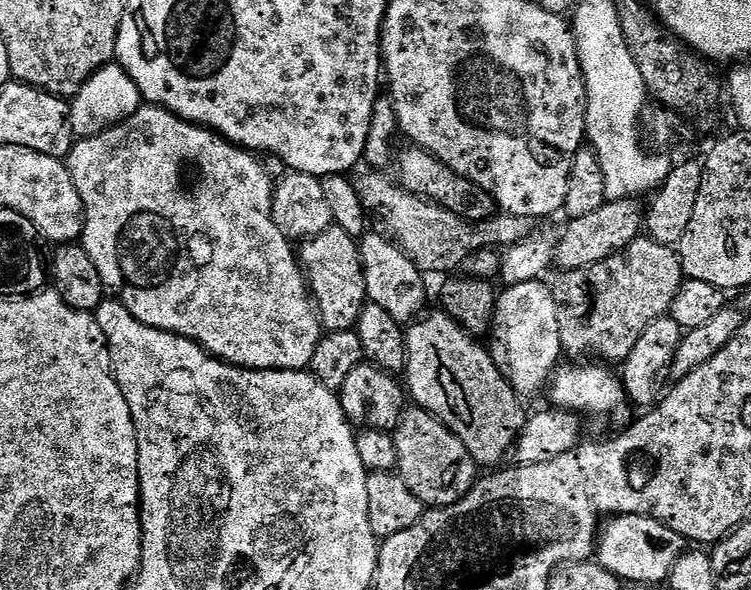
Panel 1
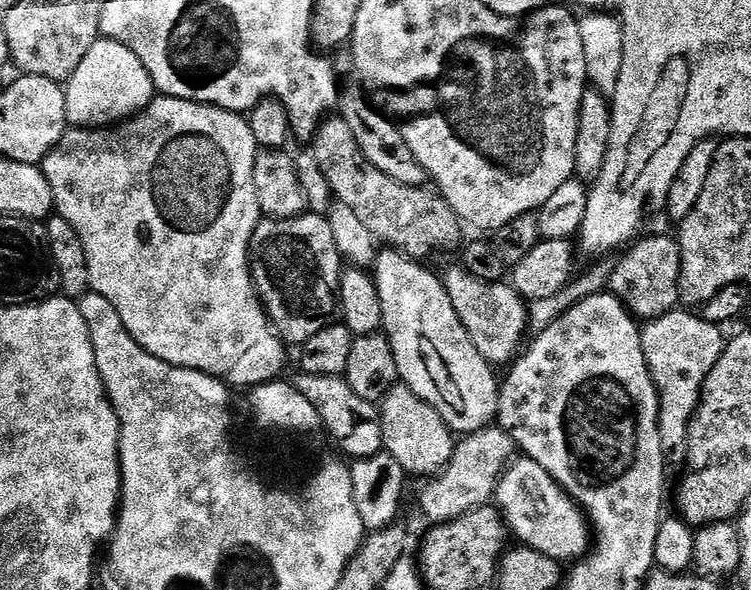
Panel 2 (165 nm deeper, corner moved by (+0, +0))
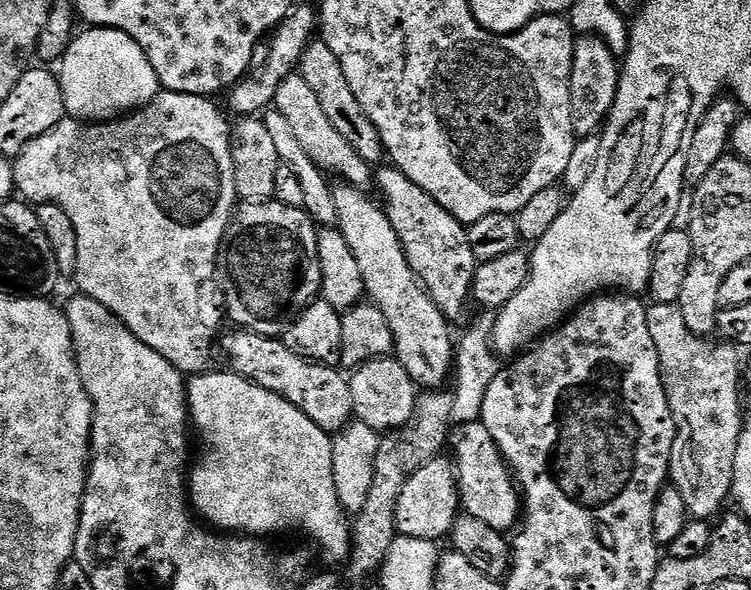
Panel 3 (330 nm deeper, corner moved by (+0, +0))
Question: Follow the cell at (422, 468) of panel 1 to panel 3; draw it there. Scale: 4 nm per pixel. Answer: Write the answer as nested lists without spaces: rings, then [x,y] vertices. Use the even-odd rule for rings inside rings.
[[[396,358],[372,360],[350,376],[350,394],[355,419],[375,432],[389,434],[410,425],[416,412],[418,385]]]

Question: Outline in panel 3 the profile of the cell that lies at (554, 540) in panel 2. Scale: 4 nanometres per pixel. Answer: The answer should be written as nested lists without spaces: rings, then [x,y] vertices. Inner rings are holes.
[[[474,420],[465,428],[456,444],[456,460],[456,476],[465,513],[499,532],[507,532],[514,524],[514,515],[521,513],[522,498],[507,461],[481,421]]]

